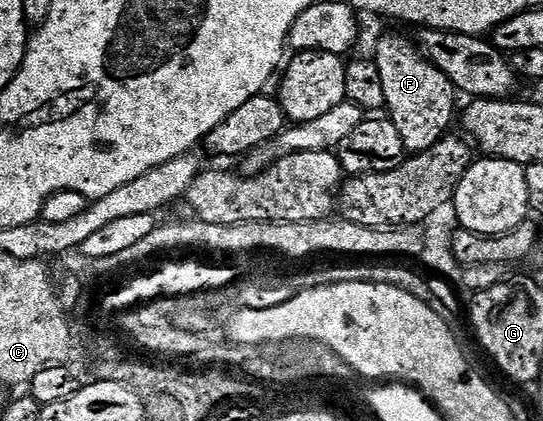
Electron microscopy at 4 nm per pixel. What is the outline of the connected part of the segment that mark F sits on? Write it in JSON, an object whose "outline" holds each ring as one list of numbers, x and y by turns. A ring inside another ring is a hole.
{"outline":[[390,32,387,36,379,38,378,45,375,46,374,52,372,52,372,59,376,62,376,66,380,70,380,83,384,86,384,98,386,99,385,111,388,113,388,119,396,126,396,130,400,130,400,138,404,138,404,146,406,147,407,153,413,154,416,152,423,152,431,148,433,144,437,144,443,136,451,131,450,123,452,123,453,120,455,123,456,120,456,112,454,116,454,96,456,97,454,83,452,83,432,61,426,59,421,47,419,47,415,41,413,44,408,37,401,36,398,32]]}

